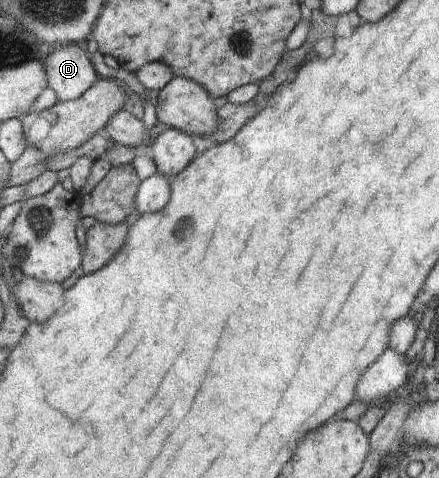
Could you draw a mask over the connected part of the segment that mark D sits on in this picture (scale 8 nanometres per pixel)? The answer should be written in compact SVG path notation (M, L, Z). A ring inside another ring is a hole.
M75 43L52 50L44 61L44 67L48 75L48 87L57 94L57 102L85 94L97 79L93 63Z

